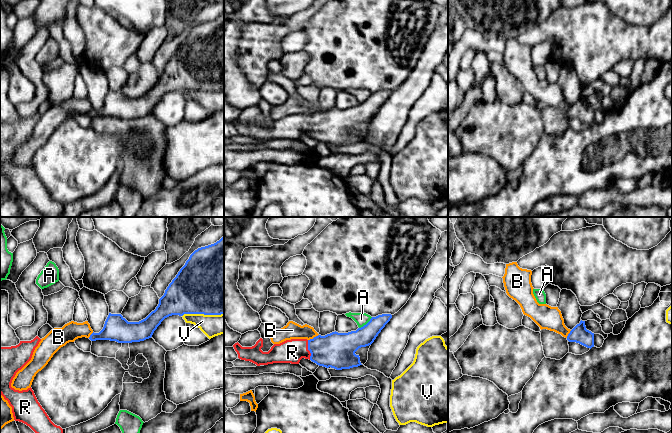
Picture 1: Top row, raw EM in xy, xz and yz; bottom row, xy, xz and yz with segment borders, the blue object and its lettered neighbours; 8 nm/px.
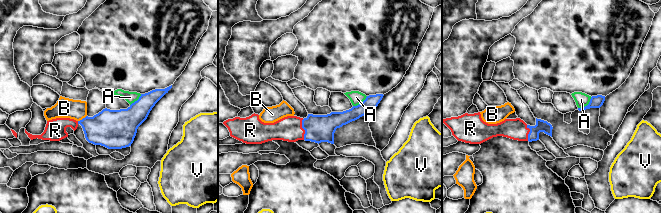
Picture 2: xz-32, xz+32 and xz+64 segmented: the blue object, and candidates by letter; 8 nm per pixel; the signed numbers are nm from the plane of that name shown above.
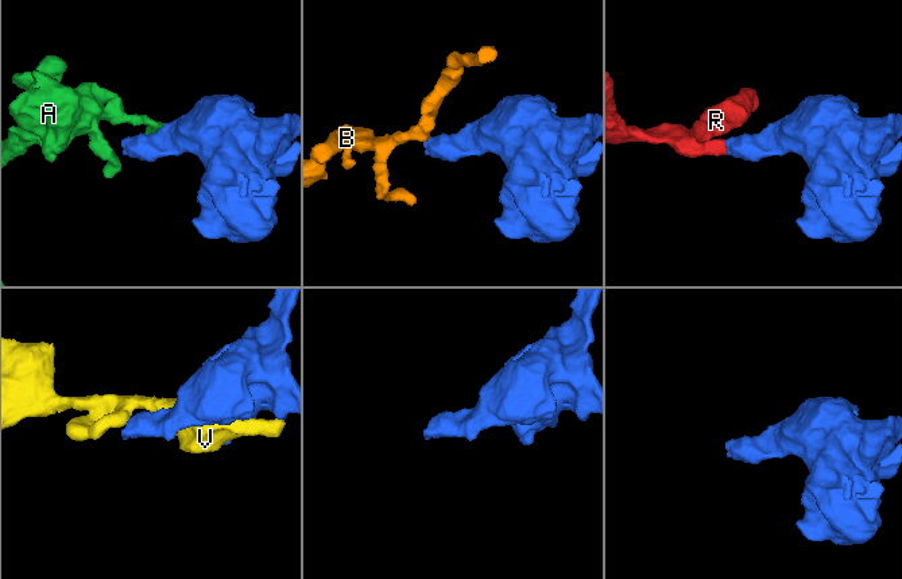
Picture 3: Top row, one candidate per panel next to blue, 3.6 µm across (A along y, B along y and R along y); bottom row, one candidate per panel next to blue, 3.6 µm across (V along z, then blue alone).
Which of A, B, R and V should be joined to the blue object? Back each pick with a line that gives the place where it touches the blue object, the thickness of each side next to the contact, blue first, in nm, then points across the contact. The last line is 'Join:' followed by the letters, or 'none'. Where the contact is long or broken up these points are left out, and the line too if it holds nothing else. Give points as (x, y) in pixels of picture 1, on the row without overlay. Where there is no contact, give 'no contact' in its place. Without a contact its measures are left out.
R: xz (308, 125) | 280/190 nm | across xz (336, 126), (308, 125), (295, 125), (291, 127)
Join: R

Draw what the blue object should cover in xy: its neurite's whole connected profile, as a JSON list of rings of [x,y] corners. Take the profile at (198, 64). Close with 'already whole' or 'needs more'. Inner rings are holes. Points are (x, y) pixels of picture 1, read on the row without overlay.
[[[224,12],[214,20],[198,24],[186,37],[159,75],[159,80],[145,95],[128,98],[121,90],[109,89],[103,105],[92,109],[91,117],[110,116],[118,119],[140,118],[152,113],[161,98],[172,91],[224,90]]]; already whole

